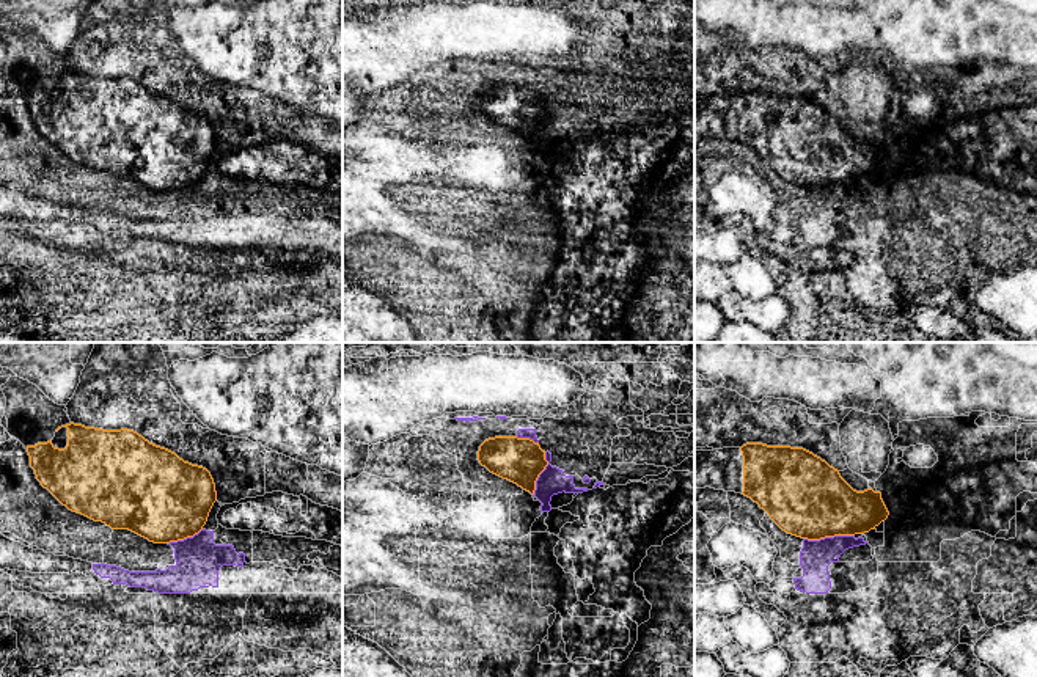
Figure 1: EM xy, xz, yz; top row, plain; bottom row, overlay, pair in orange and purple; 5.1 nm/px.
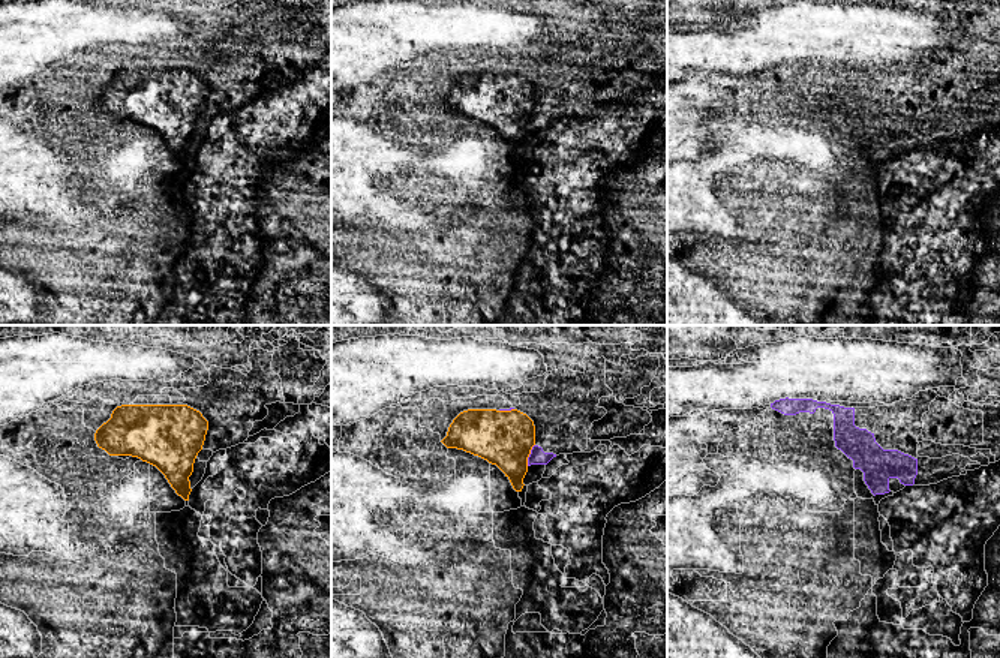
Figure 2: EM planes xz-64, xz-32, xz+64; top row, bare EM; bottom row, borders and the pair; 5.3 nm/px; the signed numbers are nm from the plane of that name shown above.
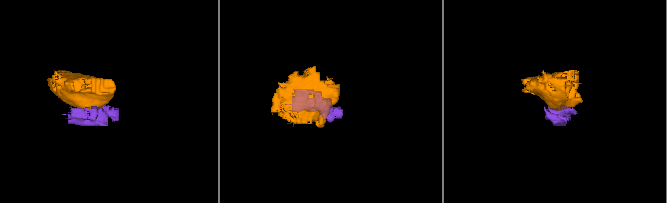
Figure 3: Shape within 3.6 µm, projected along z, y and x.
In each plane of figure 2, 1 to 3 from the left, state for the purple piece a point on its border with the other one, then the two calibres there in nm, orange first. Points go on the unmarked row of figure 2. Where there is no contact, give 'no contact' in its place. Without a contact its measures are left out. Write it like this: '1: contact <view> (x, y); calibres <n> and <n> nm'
1: no contact
2: contact xz-32 (529, 117); calibres 300 and 90 nm
3: no contact

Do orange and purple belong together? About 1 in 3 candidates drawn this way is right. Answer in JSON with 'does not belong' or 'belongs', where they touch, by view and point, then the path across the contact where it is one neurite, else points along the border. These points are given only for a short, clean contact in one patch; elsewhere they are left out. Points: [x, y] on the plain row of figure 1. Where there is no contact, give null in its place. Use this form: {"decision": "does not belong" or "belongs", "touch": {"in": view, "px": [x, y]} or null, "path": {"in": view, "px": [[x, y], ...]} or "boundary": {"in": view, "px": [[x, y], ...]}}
{"decision": "does not belong", "touch": {"in": "yz", "px": [828, 184]}, "boundary": {"in": "yz", "px": [[852, 182], [805, 187]]}}

